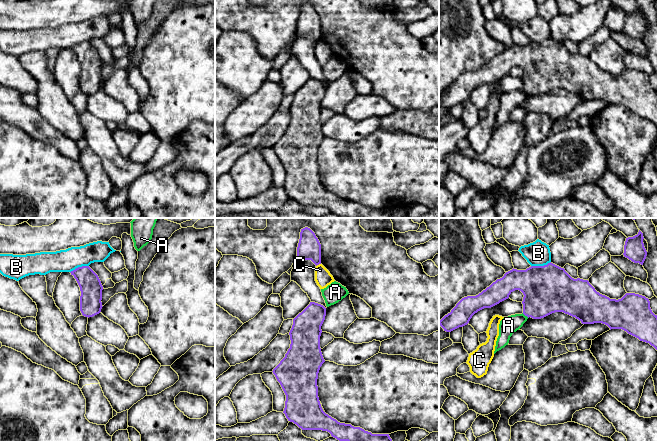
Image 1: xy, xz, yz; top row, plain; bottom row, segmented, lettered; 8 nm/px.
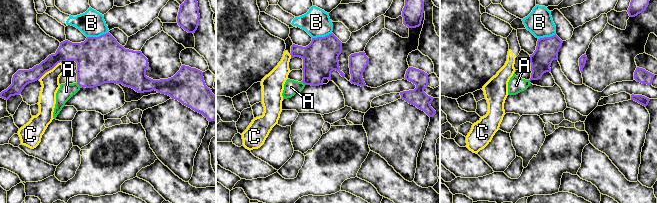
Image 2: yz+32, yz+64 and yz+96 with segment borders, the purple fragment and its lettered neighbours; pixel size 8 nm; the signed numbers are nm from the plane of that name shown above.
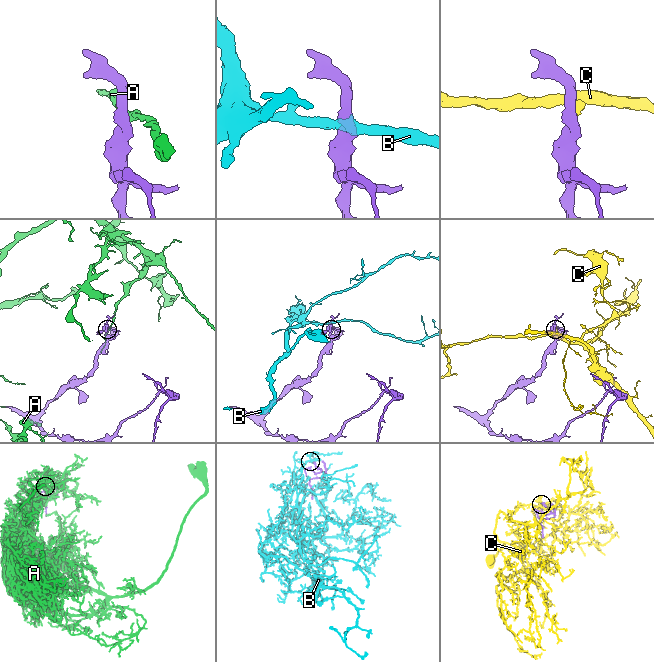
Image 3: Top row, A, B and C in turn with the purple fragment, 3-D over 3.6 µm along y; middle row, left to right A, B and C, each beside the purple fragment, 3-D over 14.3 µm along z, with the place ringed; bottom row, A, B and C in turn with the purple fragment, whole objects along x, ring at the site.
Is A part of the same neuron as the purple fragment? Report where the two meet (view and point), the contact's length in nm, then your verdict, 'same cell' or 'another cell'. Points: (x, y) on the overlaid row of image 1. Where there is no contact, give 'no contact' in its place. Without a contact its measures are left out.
yz (525, 315) | 70 nm | same cell

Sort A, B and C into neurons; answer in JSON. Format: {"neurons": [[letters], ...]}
{"neurons": [["A"], ["B"], ["C"]]}

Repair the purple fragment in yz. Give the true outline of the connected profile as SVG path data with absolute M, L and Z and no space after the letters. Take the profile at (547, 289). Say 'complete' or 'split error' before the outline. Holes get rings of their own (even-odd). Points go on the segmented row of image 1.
complete | M551 262L544 266L531 266L526 270L513 268L478 295L462 298L450 313L439 321L439 325L446 332L463 327L475 313L508 299L515 290L521 291L524 295L523 314L528 318L541 319L555 312L563 312L575 317L582 324L602 323L610 330L622 329L657 350L657 315L652 312L648 298L635 293L626 293L621 299L610 299L597 292L588 280L574 279L564 268Z

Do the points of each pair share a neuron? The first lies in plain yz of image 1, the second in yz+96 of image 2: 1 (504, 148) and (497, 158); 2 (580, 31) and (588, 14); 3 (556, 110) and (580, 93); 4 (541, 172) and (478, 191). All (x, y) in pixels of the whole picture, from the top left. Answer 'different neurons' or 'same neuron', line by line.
1: same neuron
2: same neuron
3: different neurons
4: same neuron

